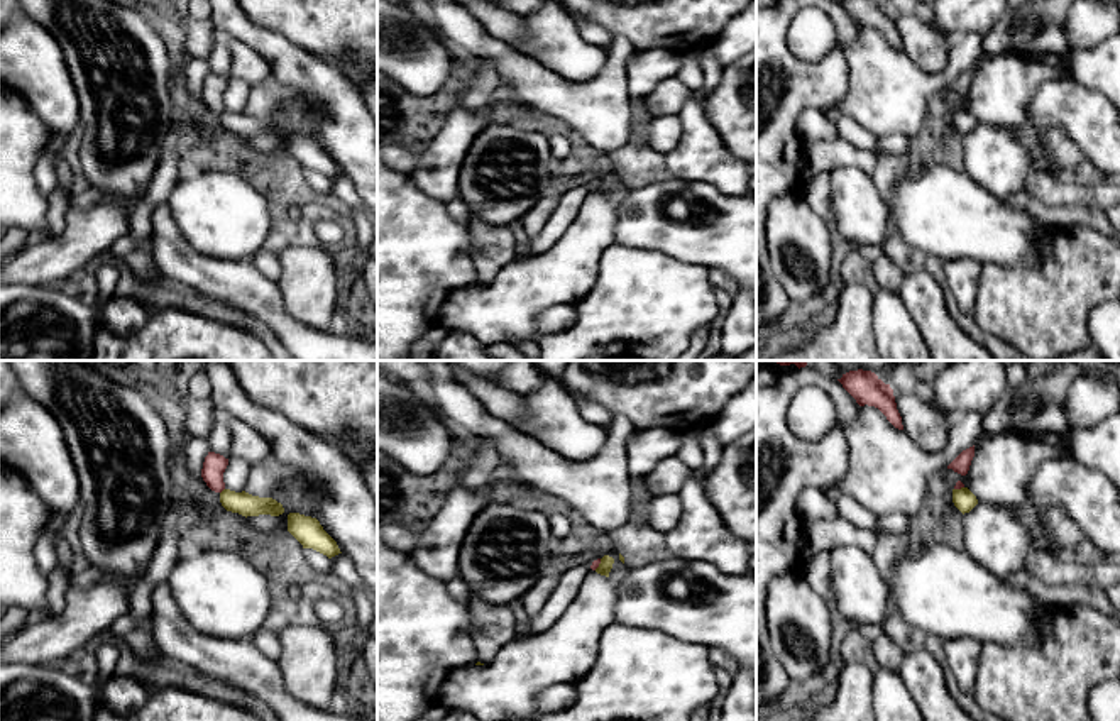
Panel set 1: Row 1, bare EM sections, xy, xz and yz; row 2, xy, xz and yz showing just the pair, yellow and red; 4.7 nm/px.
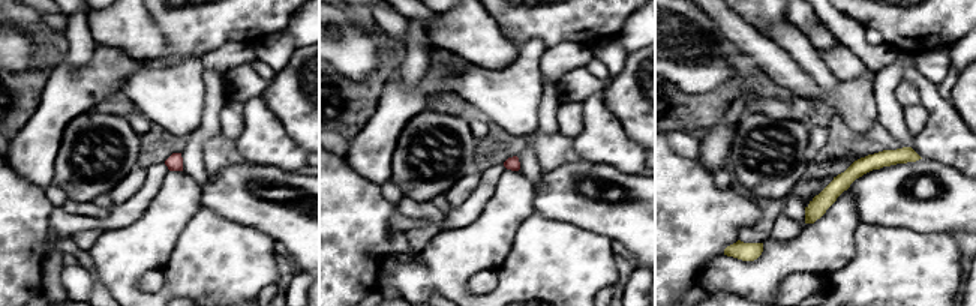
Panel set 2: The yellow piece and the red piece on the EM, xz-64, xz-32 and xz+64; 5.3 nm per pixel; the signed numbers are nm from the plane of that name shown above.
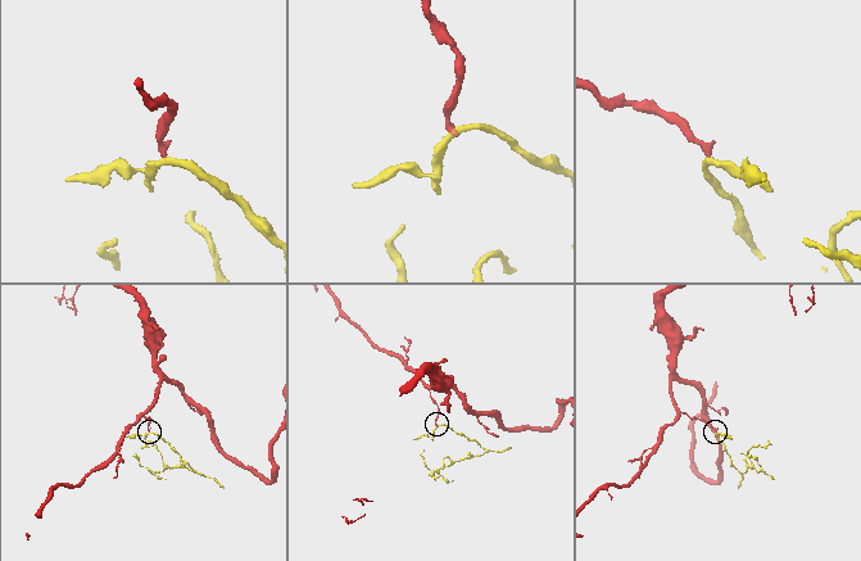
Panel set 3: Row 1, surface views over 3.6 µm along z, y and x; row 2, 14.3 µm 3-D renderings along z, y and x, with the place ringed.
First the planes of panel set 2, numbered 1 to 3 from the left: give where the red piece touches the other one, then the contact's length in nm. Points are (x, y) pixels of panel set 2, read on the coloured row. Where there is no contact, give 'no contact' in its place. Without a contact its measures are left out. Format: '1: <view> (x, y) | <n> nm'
1: no contact
2: no contact
3: no contact

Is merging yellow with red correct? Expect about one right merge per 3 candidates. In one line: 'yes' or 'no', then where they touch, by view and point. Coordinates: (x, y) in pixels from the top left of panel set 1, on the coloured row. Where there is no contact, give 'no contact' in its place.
no; contact xy (222, 491)

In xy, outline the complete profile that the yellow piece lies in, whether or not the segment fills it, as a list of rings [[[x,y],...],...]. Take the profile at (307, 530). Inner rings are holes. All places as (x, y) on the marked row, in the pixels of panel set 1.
[[[289,513],[288,531],[303,545],[303,548],[313,548],[328,559],[342,553],[337,542],[323,530],[316,518]]]

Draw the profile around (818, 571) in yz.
[[[827,552],[814,555],[809,562],[802,564],[800,569],[807,582],[812,586],[812,589],[826,601],[831,619],[834,623],[843,623],[846,628],[858,630],[870,641],[883,635],[881,625],[851,623],[837,611],[836,601],[832,597],[831,582],[829,582],[831,581],[831,560],[829,560]]]

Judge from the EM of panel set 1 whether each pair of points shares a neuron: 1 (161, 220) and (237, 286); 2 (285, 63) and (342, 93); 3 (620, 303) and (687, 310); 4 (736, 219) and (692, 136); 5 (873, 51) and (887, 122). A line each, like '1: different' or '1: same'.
1: same
2: same
3: same
4: different
5: same

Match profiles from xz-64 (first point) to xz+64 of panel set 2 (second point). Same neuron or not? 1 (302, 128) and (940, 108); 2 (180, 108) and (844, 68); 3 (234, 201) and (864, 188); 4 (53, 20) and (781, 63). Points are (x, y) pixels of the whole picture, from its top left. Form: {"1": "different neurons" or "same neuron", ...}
{"1": "different neurons", "2": "different neurons", "3": "same neuron", "4": "same neuron"}

